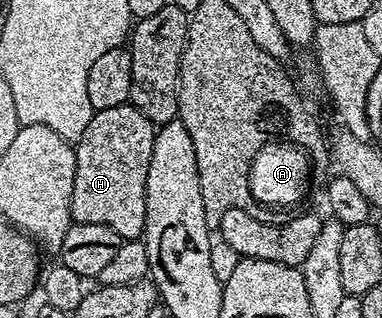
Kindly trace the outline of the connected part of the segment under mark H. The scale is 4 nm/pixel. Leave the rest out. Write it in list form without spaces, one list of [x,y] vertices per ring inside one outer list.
[[[131,103],[93,112],[90,127],[82,131],[82,139],[74,145],[76,170],[72,219],[75,224],[102,223],[102,227],[118,231],[122,239],[145,236],[146,175],[156,131],[157,126]]]

